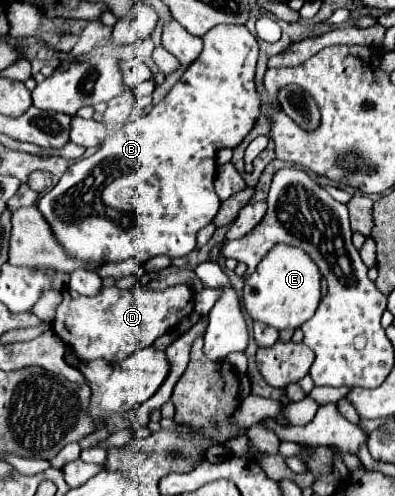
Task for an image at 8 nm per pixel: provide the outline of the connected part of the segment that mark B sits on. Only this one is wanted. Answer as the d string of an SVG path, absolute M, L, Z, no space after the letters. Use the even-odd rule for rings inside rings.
M222 24L222 26L212 28L212 32L208 32L202 40L204 40L202 54L188 66L188 70L182 74L182 78L176 82L176 86L172 86L172 90L164 96L162 102L152 106L152 110L146 116L128 122L118 132L108 136L94 156L88 156L88 158L82 158L82 160L74 162L64 172L60 182L38 200L40 212L44 214L48 224L52 224L52 230L56 230L56 236L58 236L60 244L64 244L64 248L68 248L68 252L72 252L72 256L80 256L82 260L104 260L104 262L122 262L122 260L128 260L128 258L136 258L140 264L144 264L146 260L150 260L158 254L164 254L164 256L170 256L170 258L180 258L180 256L186 256L188 252L192 252L192 248L196 248L198 230L204 228L206 224L210 224L214 220L214 216L218 214L220 198L214 192L216 152L218 152L218 148L236 148L248 136L248 132L254 128L254 124L260 116L260 94L258 94L256 82L254 82L256 62L258 62L258 42L248 32L246 26L240 28L240 26L230 26L230 24L228 26Z

